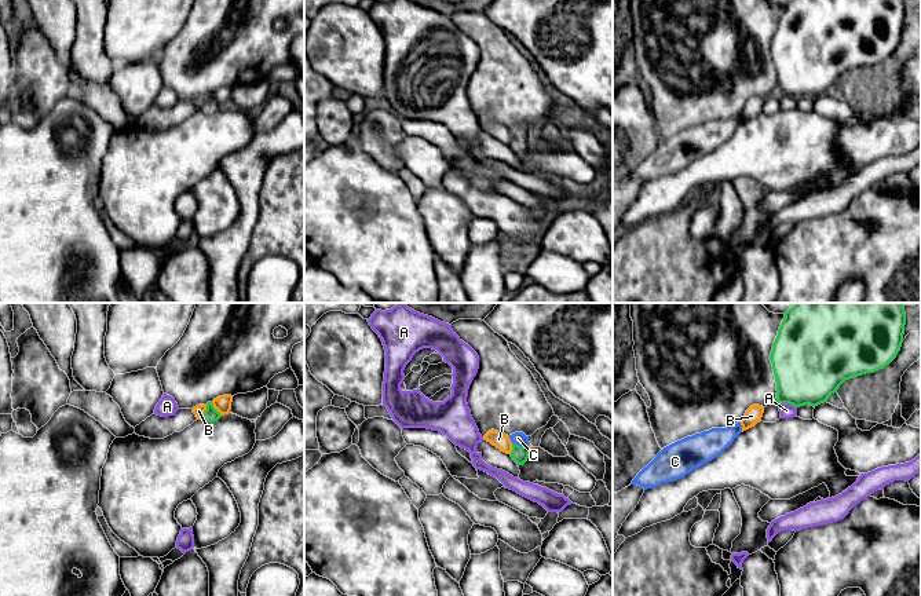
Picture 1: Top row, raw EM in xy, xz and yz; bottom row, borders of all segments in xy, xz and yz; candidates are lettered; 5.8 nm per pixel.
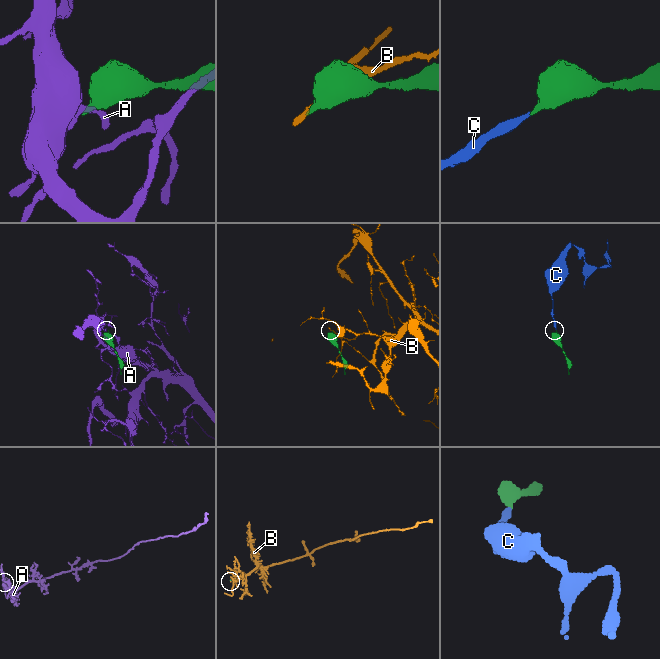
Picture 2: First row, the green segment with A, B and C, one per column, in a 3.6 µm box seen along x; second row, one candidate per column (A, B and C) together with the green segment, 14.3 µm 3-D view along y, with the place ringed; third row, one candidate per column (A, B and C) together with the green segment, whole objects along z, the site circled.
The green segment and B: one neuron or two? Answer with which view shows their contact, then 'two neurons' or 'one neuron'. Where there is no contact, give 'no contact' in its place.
xy | two neurons

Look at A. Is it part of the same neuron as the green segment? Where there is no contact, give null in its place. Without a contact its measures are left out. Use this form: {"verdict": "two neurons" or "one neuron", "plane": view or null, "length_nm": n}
{"verdict": "two neurons", "plane": "yz", "length_nm": 110}

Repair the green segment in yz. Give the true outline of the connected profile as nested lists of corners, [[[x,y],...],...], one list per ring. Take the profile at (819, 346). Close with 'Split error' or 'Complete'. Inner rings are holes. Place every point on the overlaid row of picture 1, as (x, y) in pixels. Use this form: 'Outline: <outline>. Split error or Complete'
Outline: [[[796,303],[785,312],[770,355],[778,403],[818,406],[849,379],[874,373],[900,351],[906,312],[902,303]]]. Complete

